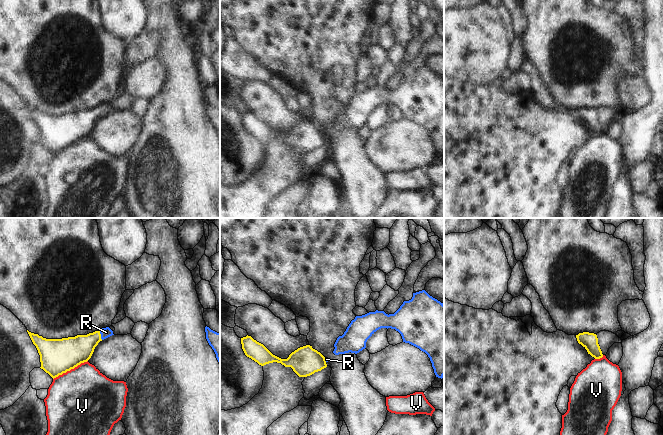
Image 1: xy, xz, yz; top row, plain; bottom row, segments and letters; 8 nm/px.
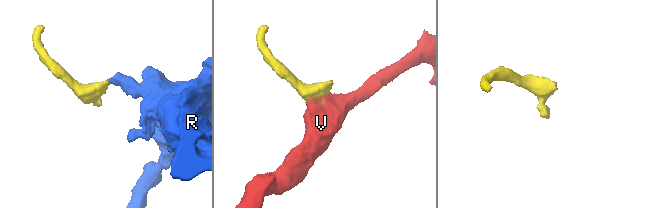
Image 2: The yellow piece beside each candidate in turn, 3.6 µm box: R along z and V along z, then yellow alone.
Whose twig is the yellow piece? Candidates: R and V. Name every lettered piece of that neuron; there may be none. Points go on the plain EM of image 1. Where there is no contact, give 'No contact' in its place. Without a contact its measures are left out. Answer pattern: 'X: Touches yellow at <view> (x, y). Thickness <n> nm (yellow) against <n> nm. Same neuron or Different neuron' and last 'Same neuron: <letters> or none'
R: Touches yellow at xy (100, 111). Thickness 220 nm (yellow) against 80 nm. Same neuron
V: Touches yellow at xy (70, 145). Thickness 280 nm (yellow) against 480 nm. Different neuron
Same neuron: R

